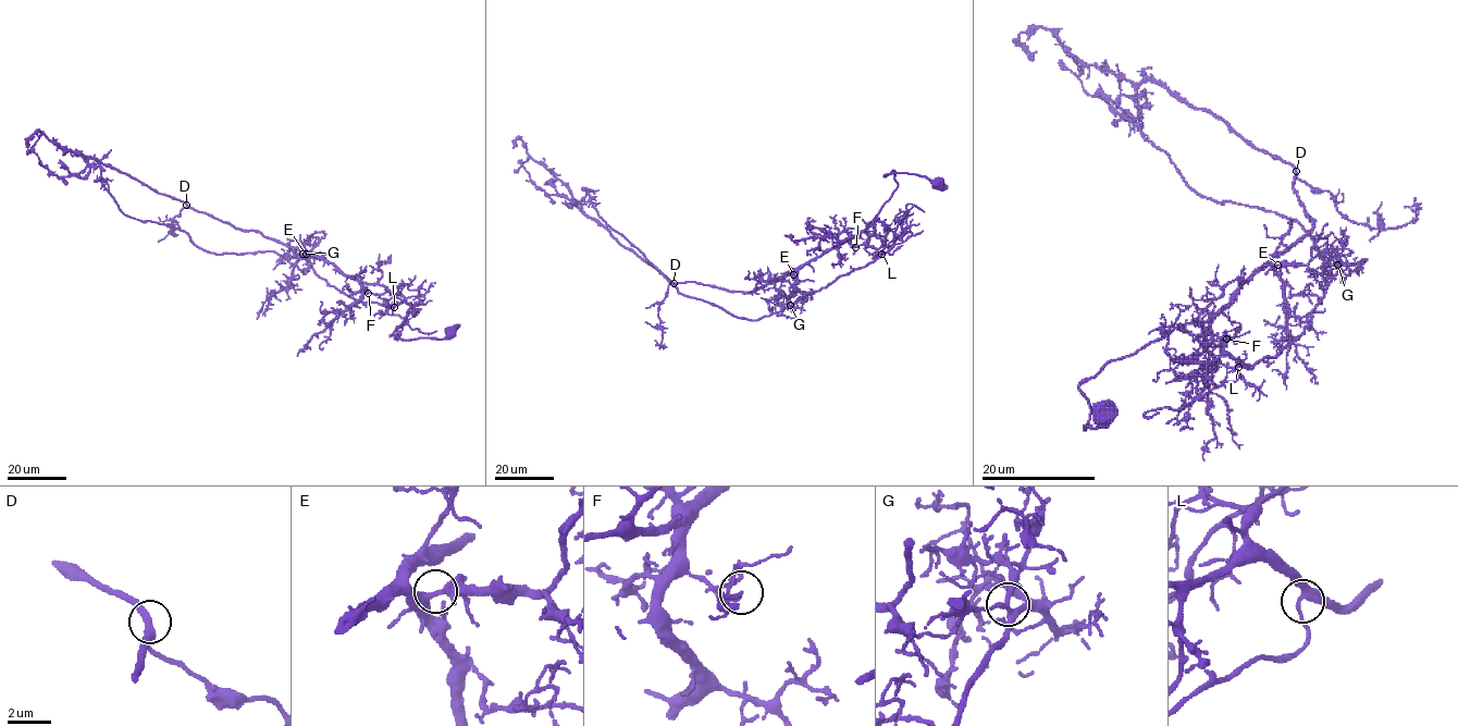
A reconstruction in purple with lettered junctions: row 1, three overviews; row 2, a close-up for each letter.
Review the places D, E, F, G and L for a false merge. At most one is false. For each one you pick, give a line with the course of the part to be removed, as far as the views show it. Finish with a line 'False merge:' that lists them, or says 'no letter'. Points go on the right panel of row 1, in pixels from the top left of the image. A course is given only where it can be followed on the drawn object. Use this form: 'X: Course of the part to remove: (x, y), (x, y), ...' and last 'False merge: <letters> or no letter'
F: Course of the part to remove: (1226, 339), (1247, 368), (1273, 357), (1366, 260), (1329, 265), (1298, 222), (1194, 191), (1119, 98), (1143, 108)
False merge: F

